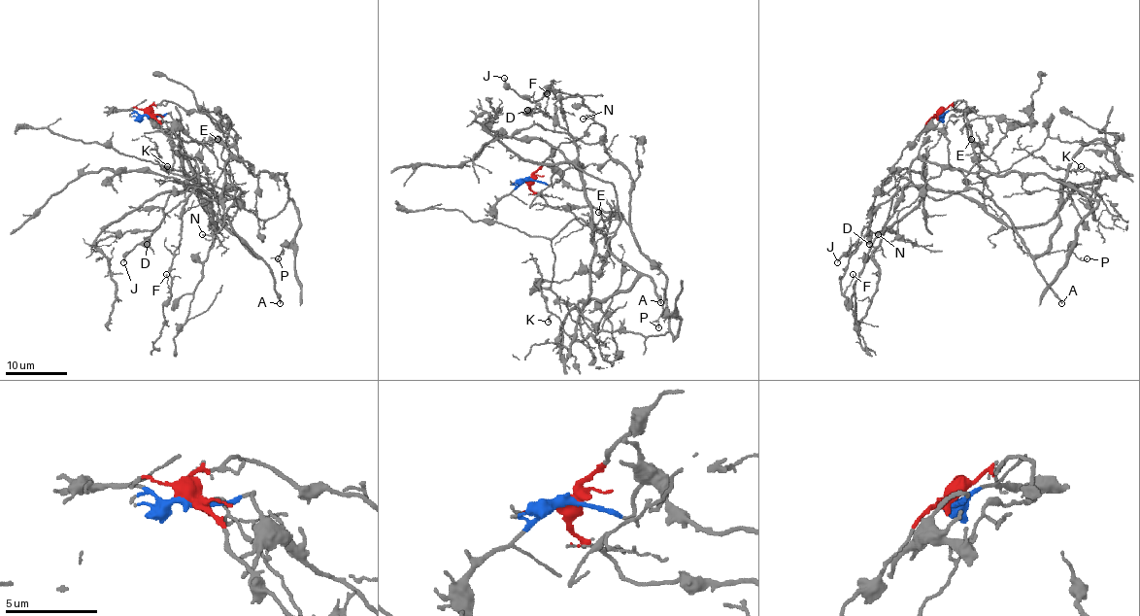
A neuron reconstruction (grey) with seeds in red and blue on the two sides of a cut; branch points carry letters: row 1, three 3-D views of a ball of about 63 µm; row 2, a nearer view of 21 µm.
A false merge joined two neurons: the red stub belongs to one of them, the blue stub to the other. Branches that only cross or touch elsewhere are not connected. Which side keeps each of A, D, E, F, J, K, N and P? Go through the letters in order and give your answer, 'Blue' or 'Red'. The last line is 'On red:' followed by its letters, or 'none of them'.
A: Blue
D: Red
E: Red
F: Blue
J: Red
K: Blue
N: Red
P: Red
On red: D, E, J, N, P

